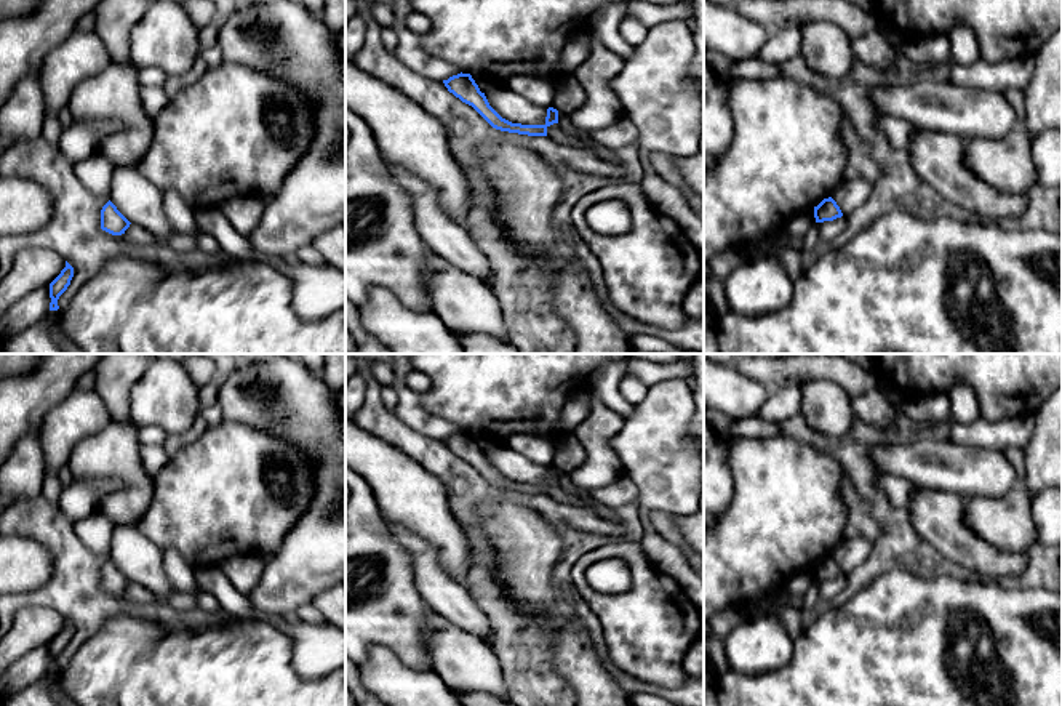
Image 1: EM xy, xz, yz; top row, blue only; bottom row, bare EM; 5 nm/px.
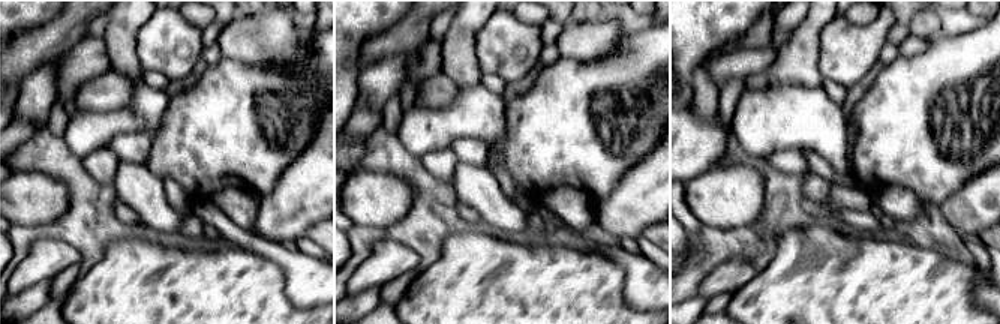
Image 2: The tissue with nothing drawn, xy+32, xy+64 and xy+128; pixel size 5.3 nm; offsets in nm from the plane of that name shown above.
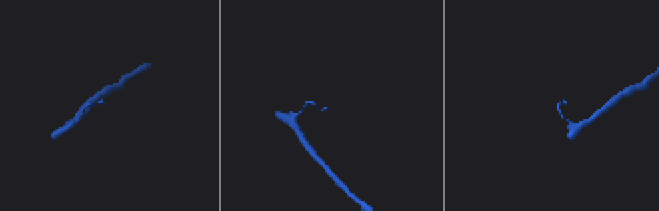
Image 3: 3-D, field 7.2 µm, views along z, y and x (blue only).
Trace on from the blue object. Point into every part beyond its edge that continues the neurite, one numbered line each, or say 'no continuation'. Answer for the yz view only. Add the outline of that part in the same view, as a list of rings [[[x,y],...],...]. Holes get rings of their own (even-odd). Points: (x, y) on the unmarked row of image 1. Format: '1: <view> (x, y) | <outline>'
no continuation

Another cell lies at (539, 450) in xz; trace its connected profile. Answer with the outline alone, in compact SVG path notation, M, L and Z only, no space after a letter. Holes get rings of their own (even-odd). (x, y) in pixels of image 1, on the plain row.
M515 434L505 440L505 447L526 456L536 464L552 466L557 442L528 434Z

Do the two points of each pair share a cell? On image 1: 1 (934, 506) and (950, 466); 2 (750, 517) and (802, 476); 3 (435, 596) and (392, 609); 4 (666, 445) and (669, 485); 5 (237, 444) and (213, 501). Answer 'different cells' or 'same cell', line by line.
1: different cells
2: same cell
3: different cells
4: same cell
5: same cell

